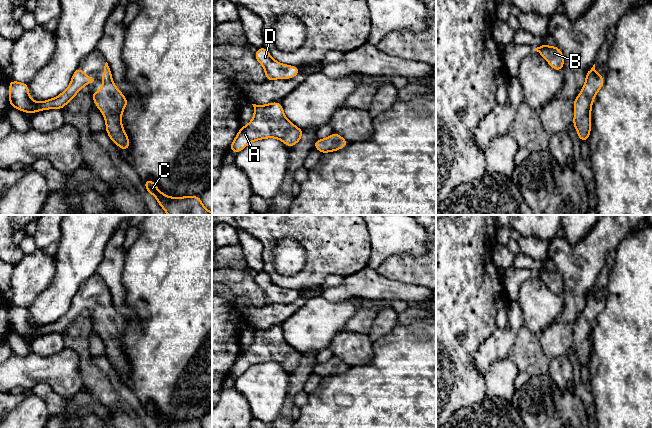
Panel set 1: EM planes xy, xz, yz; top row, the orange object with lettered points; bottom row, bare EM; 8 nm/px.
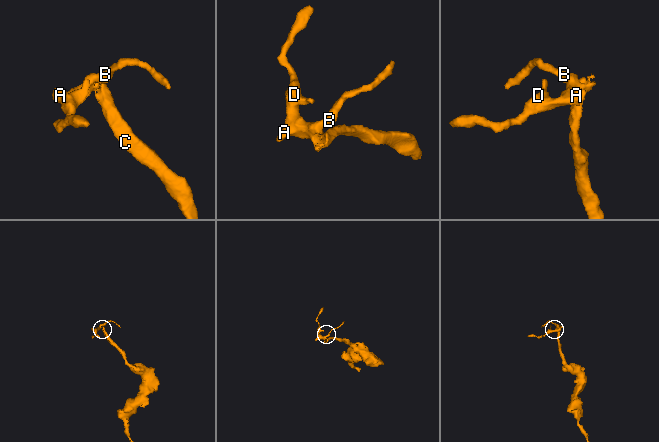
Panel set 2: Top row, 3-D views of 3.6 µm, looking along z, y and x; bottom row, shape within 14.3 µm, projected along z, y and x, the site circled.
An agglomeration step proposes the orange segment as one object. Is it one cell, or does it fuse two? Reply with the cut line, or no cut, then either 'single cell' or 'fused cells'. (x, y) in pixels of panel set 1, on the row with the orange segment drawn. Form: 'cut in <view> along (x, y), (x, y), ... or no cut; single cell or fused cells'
no cut; single cell

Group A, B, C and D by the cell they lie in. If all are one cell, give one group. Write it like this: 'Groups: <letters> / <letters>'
Groups: A B C D

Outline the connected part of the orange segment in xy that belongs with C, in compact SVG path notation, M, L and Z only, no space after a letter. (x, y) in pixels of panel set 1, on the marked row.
M151 178L143 184L147 192L157 199L158 204L168 215L212 215L212 212L205 208L199 196L167 196L157 188Z

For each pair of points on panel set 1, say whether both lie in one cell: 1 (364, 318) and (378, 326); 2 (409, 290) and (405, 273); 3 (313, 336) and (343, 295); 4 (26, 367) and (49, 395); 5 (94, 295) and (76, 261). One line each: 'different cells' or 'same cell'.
1: different cells
2: different cells
3: different cells
4: different cells
5: different cells

